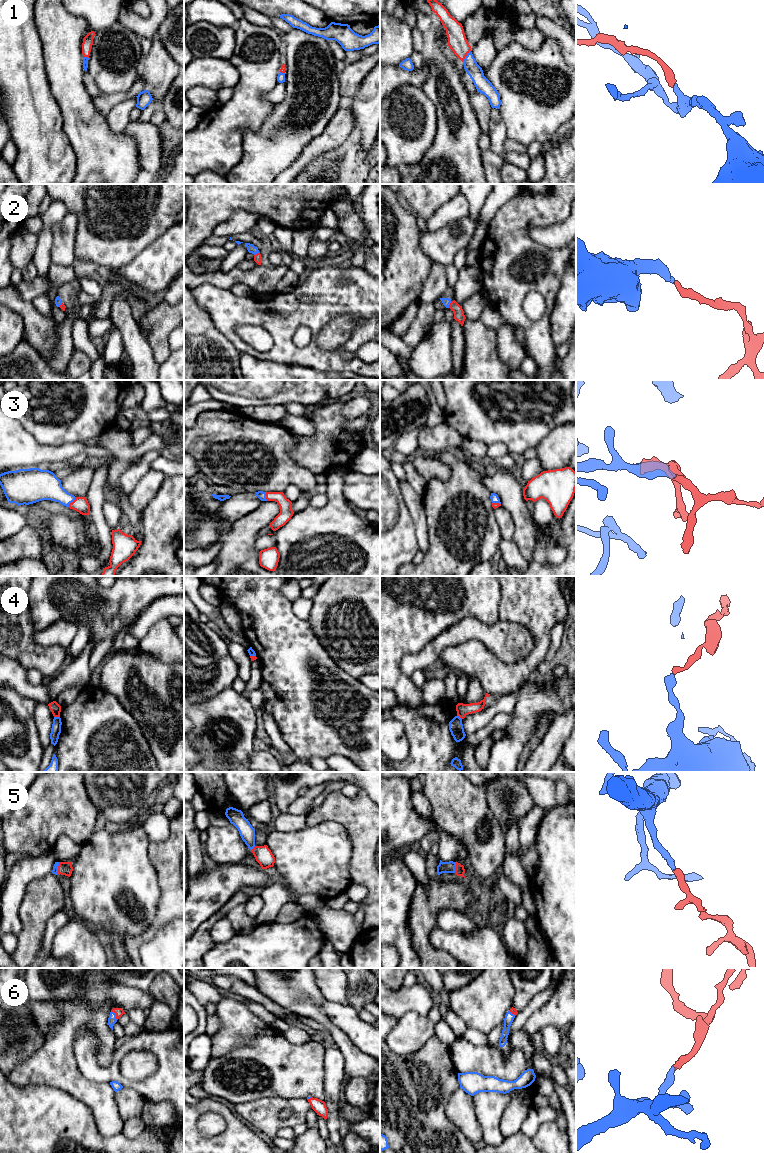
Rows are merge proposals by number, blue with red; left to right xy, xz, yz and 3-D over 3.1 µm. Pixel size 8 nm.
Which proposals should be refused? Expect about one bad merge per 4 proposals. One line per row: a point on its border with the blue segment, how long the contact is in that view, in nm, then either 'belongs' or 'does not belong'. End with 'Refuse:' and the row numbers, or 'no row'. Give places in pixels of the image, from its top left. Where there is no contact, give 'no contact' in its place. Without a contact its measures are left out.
1: meets blue in yz at (466, 56); contact 120 nm long; belongs
2: meets blue in yz at (449, 304); contact 60 nm long; belongs
3: meets blue in xy at (71, 502); contact 100 nm long; belongs
4: meets blue in xy at (57, 717); contact 50 nm long; does not belong
5: meets blue in xy at (57, 868); contact 100 nm long; belongs
6: meets blue in xy at (115, 1015); contact 90 nm long; belongs
Refuse: 4

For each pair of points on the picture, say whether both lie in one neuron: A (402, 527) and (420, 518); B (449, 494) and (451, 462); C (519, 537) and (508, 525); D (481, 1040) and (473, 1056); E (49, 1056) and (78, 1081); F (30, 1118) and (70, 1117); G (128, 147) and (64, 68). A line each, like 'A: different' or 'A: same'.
A: different
B: same
C: different
D: different
E: same
F: same
G: same

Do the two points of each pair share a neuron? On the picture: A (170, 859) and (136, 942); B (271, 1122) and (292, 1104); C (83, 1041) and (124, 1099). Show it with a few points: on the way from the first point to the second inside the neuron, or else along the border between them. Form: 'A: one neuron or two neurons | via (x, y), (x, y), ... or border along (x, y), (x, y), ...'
A: one neuron | via (170, 880), (170, 906), (156, 924)
B: one neuron | via (271, 1115), (282, 1104), (285, 1104)
C: two neurons | border along (123, 1087), (134, 1089), (144, 1099)

